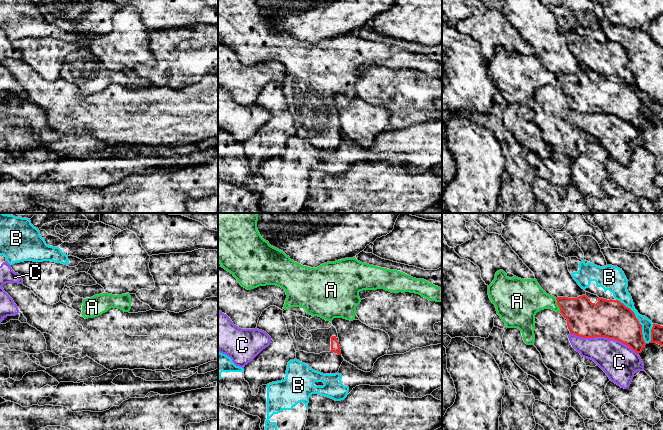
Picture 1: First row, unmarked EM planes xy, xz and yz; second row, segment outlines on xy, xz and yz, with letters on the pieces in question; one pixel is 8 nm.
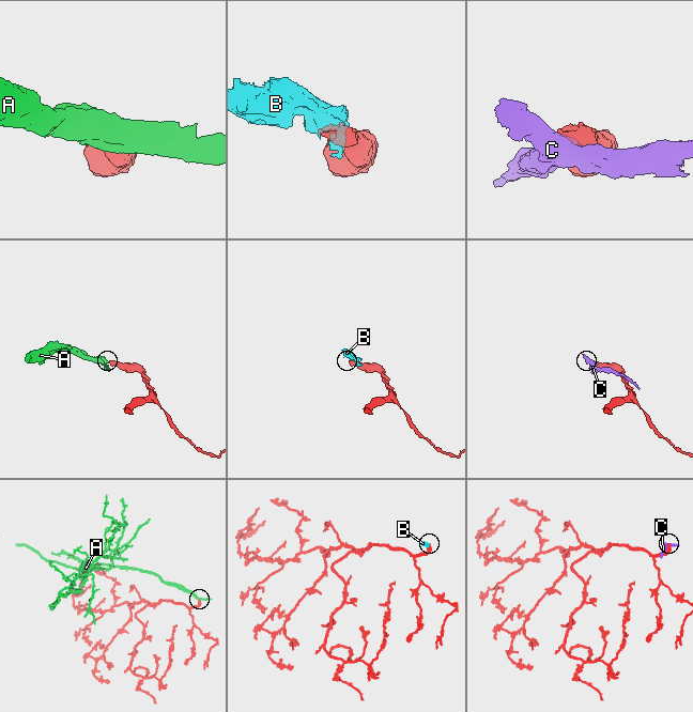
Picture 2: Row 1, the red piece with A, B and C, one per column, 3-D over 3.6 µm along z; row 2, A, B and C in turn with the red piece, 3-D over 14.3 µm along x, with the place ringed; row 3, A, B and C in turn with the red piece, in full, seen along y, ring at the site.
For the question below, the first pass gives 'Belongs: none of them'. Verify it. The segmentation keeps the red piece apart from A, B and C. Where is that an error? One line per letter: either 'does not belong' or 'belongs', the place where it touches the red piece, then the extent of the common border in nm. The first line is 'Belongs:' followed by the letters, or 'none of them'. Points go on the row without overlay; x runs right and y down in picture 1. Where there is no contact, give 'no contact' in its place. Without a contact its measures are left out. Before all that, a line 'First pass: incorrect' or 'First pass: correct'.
First pass: incorrect
Belongs: A
A: belongs; contact yz (558, 81); length 120 nm
B: does not belong; contact yz (637, 96); length 440 nm
C: does not belong; contact yz (604, 112); length 550 nm

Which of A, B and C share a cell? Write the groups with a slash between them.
A / B / C

